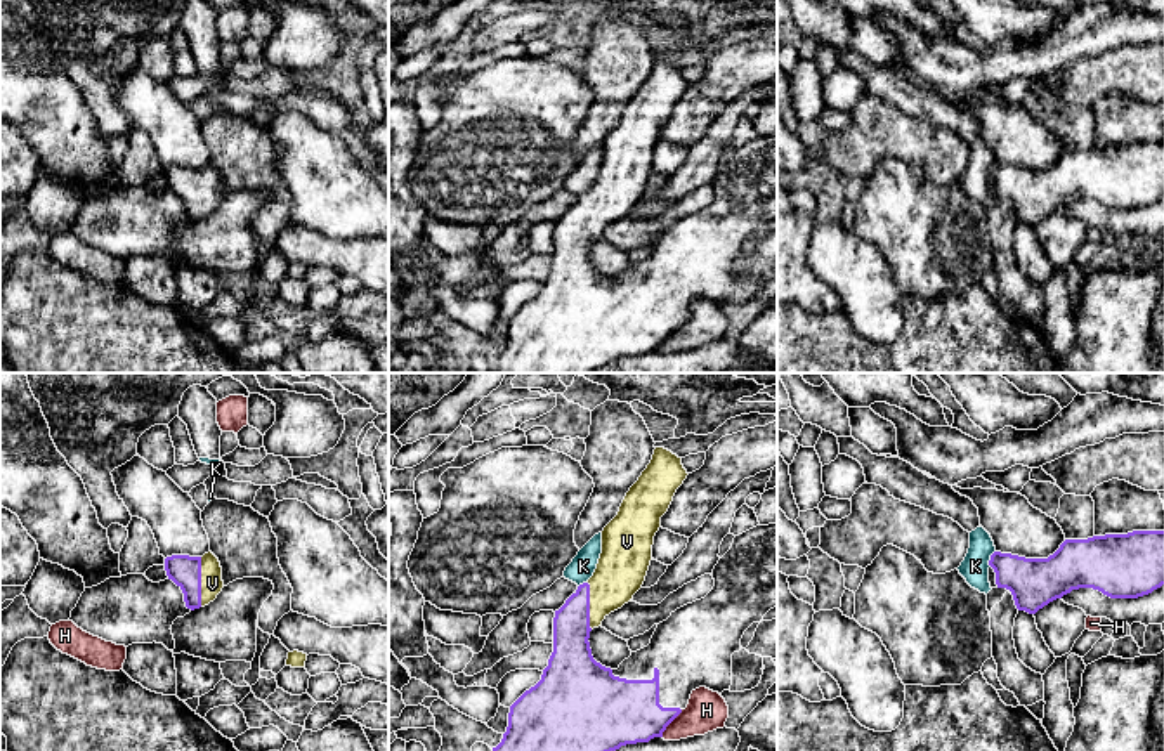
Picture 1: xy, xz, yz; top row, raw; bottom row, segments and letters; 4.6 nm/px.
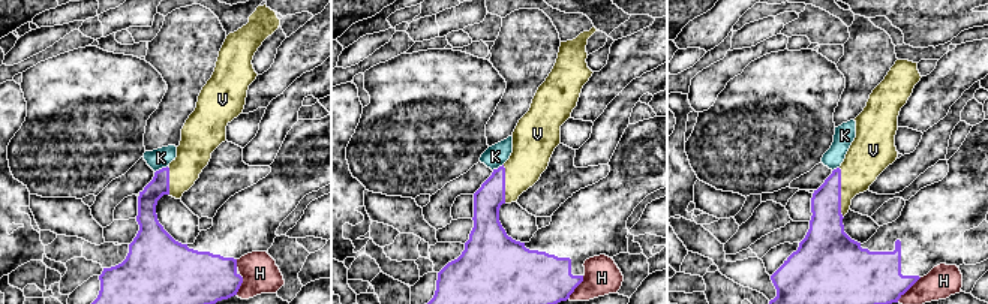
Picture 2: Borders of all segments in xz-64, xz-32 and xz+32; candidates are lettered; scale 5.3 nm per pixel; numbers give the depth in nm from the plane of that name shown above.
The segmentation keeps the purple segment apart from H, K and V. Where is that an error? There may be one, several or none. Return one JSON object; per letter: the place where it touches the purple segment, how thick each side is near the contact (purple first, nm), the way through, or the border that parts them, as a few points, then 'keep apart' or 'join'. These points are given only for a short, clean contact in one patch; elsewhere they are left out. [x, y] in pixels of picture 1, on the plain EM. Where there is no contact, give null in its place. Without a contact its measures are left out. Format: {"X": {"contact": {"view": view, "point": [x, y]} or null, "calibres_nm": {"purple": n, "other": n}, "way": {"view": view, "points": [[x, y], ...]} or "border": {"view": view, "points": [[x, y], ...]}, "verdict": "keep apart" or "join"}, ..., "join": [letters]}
{"H": {"contact": {"view": "xz", "point": [670, 333]}, "calibres_nm": {"purple": 320, "other": 190}, "verdict": "keep apart"}, "K": {"contact": {"view": "yz", "point": [991, 170]}, "calibres_nm": {"purple": 220, "other": 130}, "border": {"view": "yz", "points": [[994, 162], [989, 177]]}, "verdict": "keep apart"}, "V": {"contact": {"view": "xy", "point": [200, 193]}, "calibres_nm": {"purple": 150, "other": 100}, "verdict": "join"}, "join": ["V"]}

